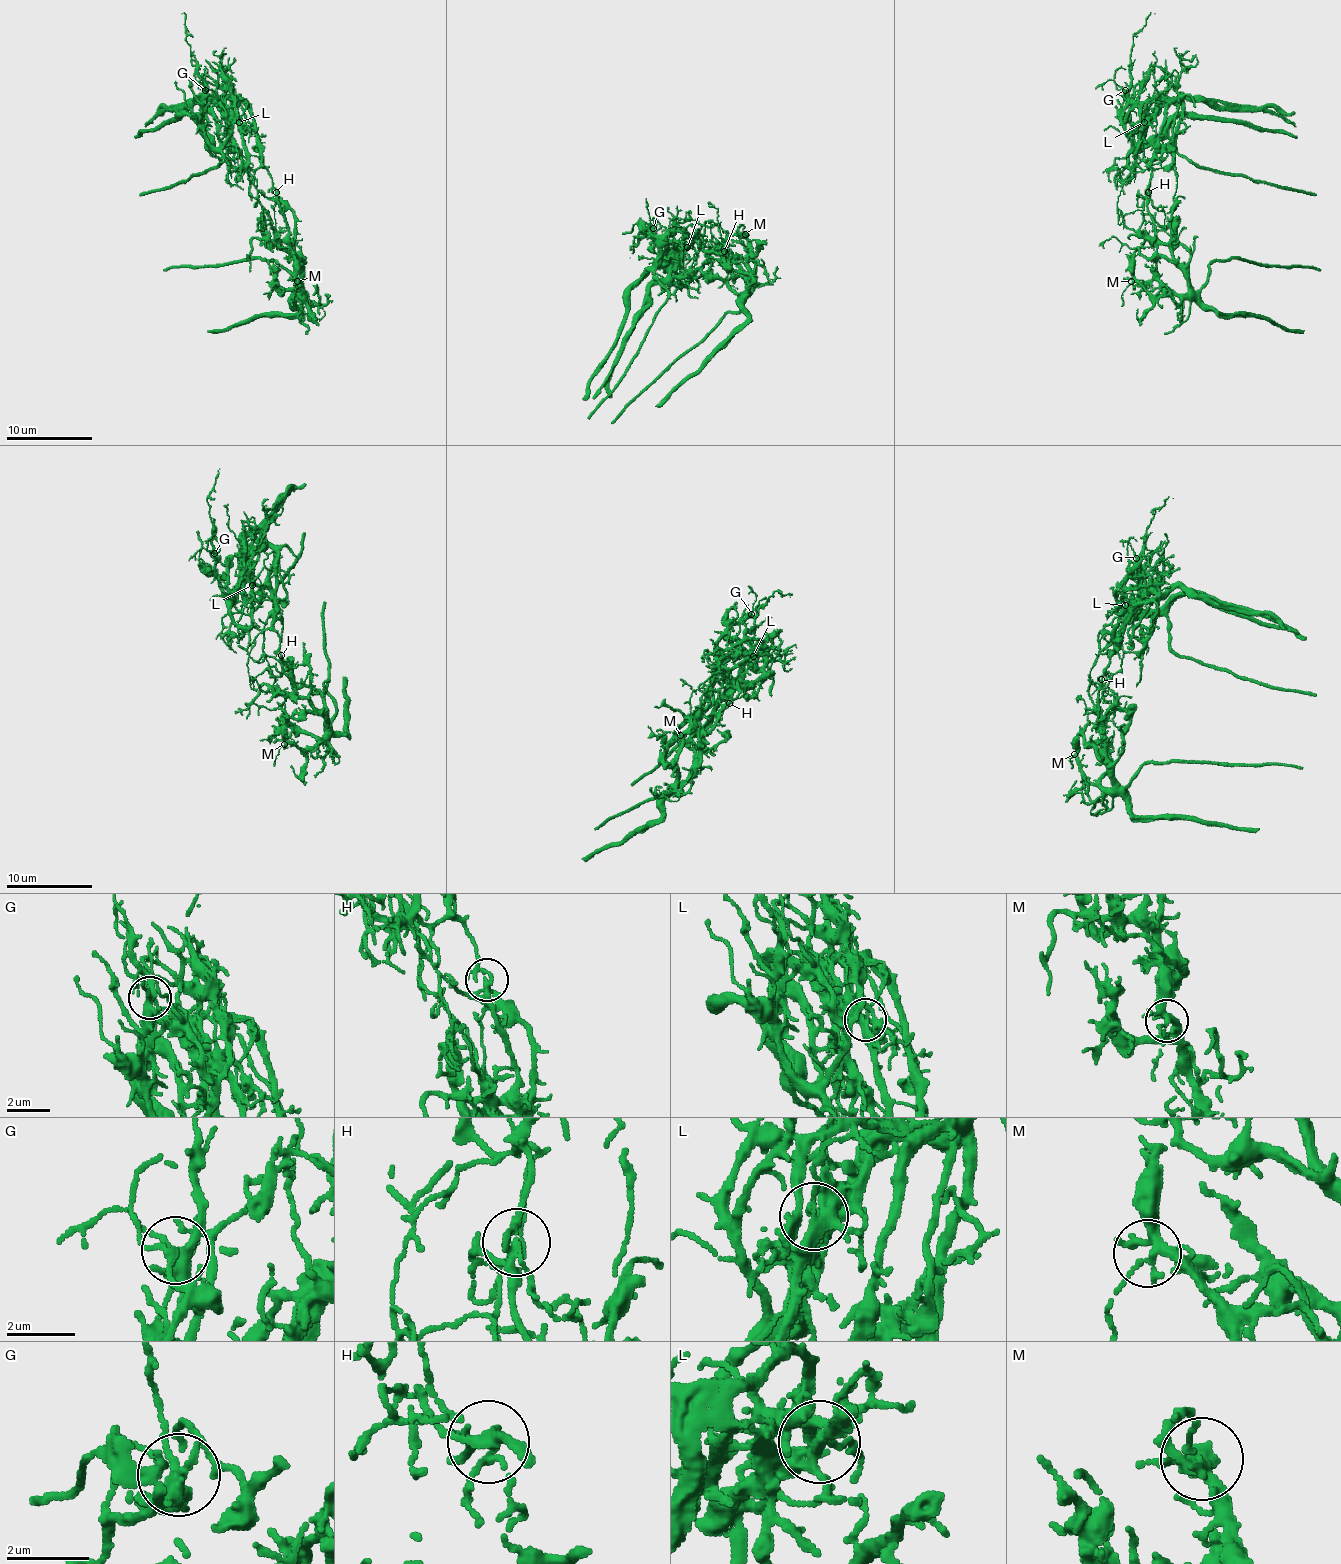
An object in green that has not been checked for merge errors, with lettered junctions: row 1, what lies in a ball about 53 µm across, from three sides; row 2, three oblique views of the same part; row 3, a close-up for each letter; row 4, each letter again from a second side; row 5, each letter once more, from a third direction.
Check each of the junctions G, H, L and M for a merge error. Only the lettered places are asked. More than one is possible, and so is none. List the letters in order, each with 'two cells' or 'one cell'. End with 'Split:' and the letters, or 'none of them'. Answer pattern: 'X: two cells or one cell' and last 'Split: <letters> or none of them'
G: one cell
H: two cells
L: two cells
M: one cell
Split: H, L

